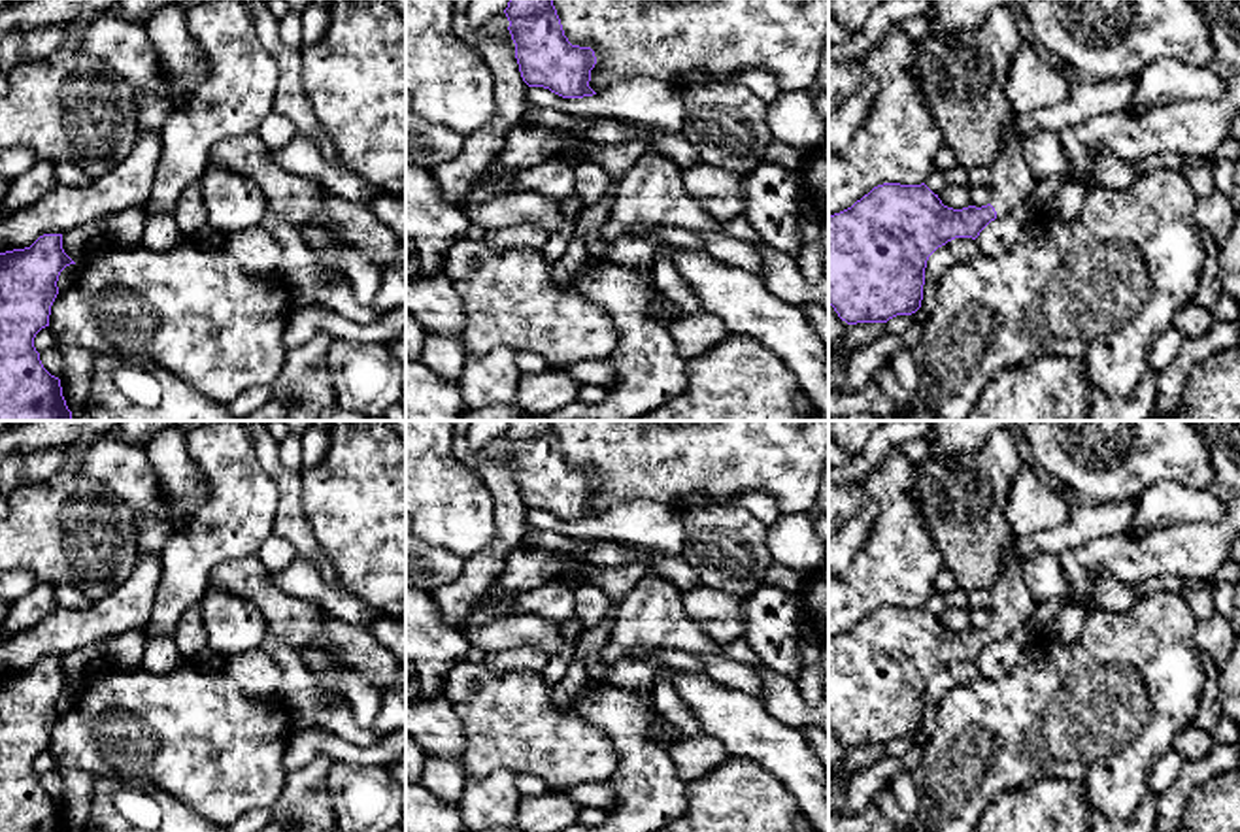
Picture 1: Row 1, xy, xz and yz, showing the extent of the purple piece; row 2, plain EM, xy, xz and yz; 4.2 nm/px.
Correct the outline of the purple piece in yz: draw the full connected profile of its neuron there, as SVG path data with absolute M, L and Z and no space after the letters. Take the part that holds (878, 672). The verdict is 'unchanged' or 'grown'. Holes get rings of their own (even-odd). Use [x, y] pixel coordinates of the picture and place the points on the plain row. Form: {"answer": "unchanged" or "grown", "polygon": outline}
{"answer": "grown", "polygon": "M1010 541L991 594L987 628L953 632L942 626L925 606L883 606L851 630L829 638L829 728L847 747L887 745L896 738L912 738L921 730L929 679L955 660L976 662L995 641L1012 636L1034 613L1036 602L1023 579L1023 558Z"}

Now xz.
{"answer": "unchanged", "polygon": "M510 421L504 436L528 509L544 509L562 521L596 517L589 509L595 474L568 464L553 421Z"}

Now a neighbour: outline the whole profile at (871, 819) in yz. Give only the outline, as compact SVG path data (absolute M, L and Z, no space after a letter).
M866 806L855 815L830 815L829 832L898 832L895 823L876 806Z

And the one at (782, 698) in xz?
M764 664L755 666L764 677L762 704L770 715L795 728L819 728L829 736L829 702L808 706L796 681L779 675Z

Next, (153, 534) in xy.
M134 511L134 517L140 553L162 555L162 549L166 541L176 534L176 528L166 521L143 517L140 511Z

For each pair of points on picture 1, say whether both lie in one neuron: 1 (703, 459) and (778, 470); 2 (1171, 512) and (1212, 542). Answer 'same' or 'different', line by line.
1: same
2: different

